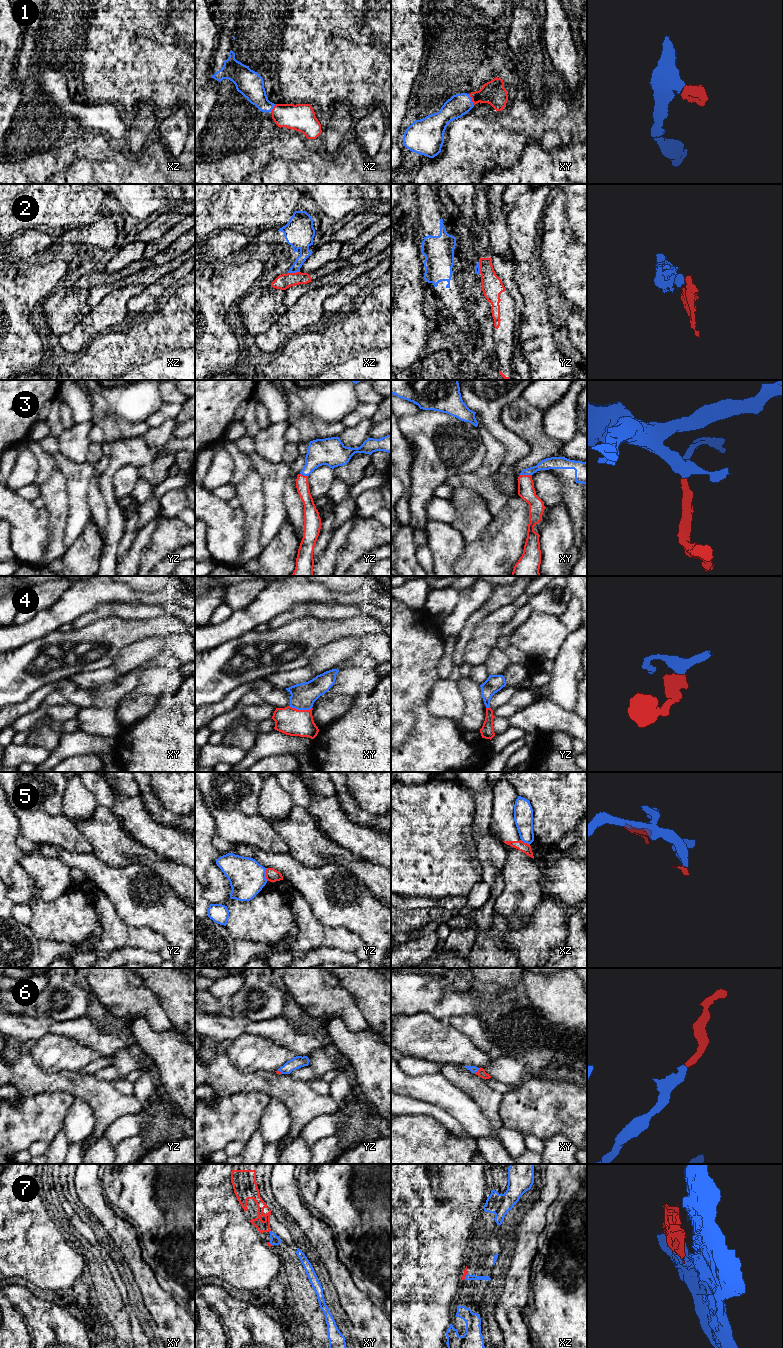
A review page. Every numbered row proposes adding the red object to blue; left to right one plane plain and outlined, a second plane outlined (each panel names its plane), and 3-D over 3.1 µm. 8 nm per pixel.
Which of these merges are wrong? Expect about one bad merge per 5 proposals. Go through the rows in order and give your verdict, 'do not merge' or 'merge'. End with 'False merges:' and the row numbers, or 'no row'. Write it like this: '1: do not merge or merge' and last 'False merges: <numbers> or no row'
1: merge
2: do not merge
3: merge
4: merge
5: do not merge
6: merge
7: merge
False merges: 2, 5

